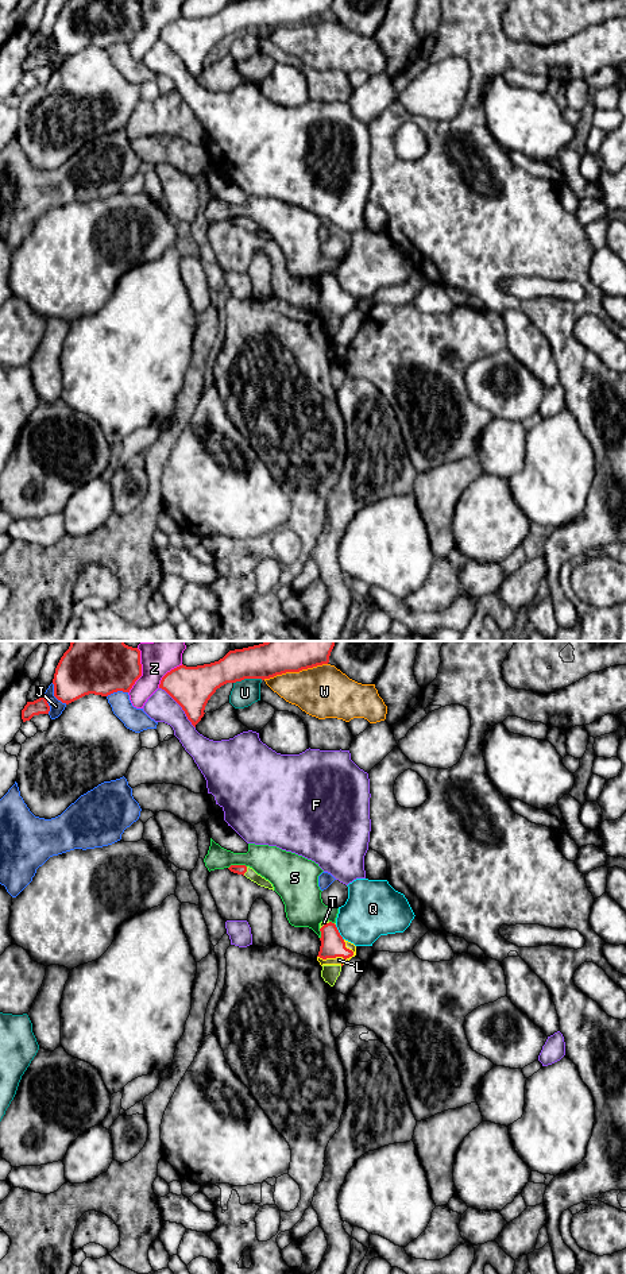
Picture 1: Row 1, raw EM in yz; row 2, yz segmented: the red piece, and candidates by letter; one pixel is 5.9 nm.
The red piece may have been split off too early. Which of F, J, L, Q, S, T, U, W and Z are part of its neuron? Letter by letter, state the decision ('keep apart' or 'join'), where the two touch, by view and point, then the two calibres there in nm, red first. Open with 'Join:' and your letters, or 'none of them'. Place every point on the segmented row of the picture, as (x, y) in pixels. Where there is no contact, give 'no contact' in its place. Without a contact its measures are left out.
Join: L
F: keep apart | yz (181, 706) | 240/170 nm
J: keep apart | yz (54, 695) | 300/80 nm
L: join | yz (336, 956) | 140/50 nm
Q: keep apart | yz (339, 933) | 140/320 nm
S: keep apart | yz (236, 865) | 60/200 nm
T: keep apart | yz (246, 871) | 60/60 nm
U: keep apart | yz (247, 678) | 220/150 nm
W: keep apart | yz (294, 671) | 340/320 nm
Z: keep apart | yz (140, 671) | 380/200 nm

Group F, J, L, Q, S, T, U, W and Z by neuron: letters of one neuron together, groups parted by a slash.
F / J / L / Q / S / T / U / W / Z

